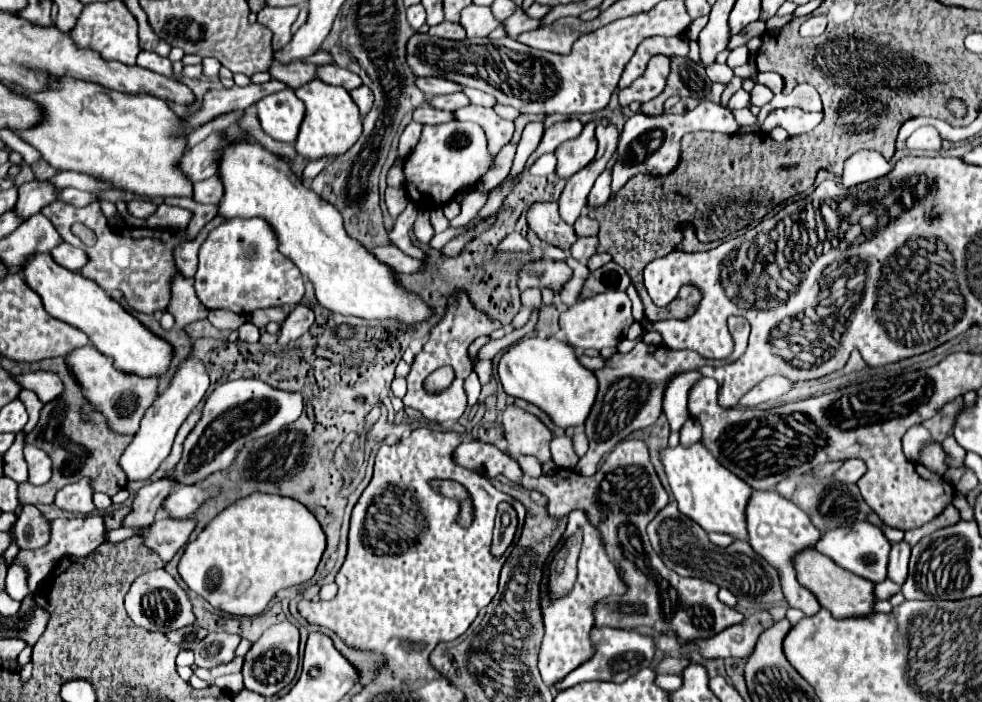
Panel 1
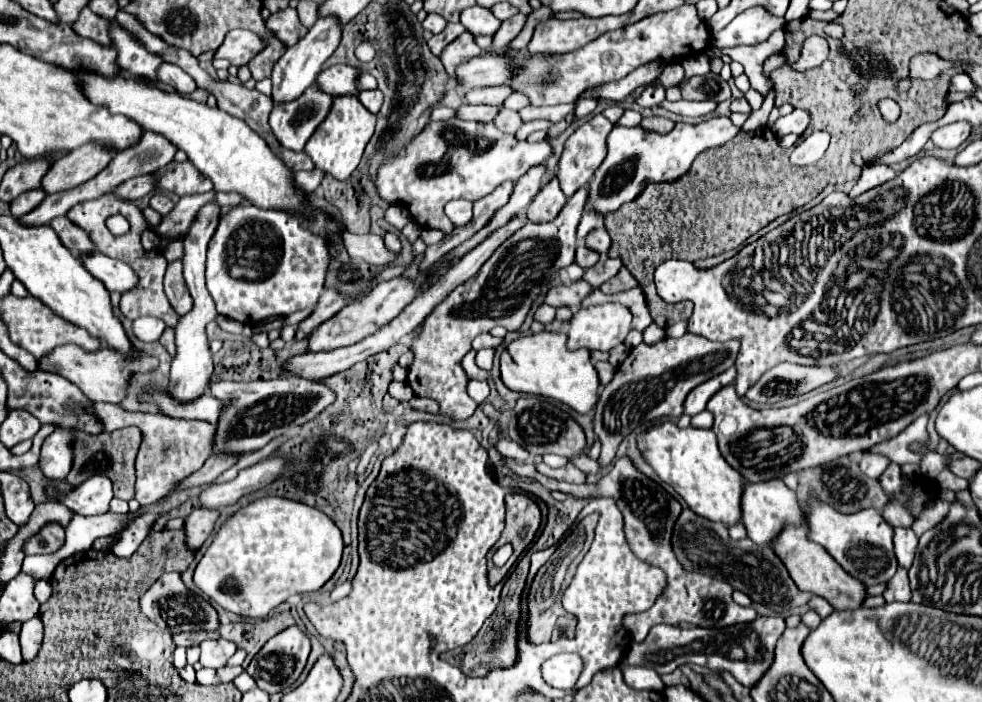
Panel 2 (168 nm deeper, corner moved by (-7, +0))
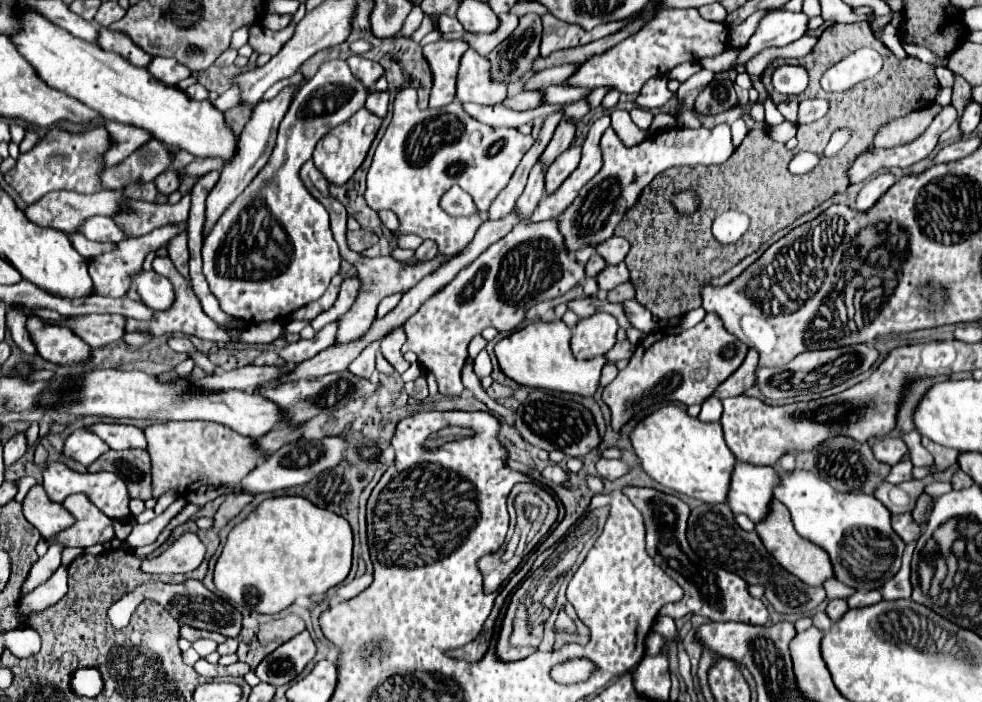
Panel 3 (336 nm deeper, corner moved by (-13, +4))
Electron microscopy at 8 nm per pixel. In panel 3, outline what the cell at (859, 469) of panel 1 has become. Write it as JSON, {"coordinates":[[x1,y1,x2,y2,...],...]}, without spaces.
{"coordinates":[[883,436,883,438,877,438,873,442,873,452,875,452,877,460,881,460,889,466,895,466,901,460,901,456,907,452,907,446,901,438]]}

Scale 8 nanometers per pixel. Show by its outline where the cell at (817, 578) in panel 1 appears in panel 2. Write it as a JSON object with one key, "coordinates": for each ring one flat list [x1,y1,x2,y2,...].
{"coordinates":[[789,526,787,530,783,530,779,534,779,540,775,540,773,548,775,548,775,554,781,556,793,582,801,590,825,598,835,610,853,610,853,608,863,606,863,600,867,598,865,586,857,578,847,576,847,572,839,566,839,562,823,546,809,540,809,530,805,526,803,528]]}

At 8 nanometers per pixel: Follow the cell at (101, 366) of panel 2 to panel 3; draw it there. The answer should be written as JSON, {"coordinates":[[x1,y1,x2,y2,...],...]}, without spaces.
{"coordinates":[[27,316,25,328,29,330,29,338,35,344,39,356,53,364,73,364,89,358,89,346,69,332,67,326,57,326,41,320,39,316]]}

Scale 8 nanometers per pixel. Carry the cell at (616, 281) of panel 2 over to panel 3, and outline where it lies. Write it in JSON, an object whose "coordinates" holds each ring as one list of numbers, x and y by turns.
{"coordinates":[[625,282,625,284,621,284,619,288,613,288,607,294,609,302,627,302,627,300,633,300,633,298,635,298,635,292,633,292,633,284,631,282]]}

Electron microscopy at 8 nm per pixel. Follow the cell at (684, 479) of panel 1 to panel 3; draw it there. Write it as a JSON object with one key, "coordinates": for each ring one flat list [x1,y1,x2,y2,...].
{"coordinates":[[673,402,647,414,631,430,629,440,643,462,643,470,655,482,701,502,725,502,735,456,723,440,719,422,701,422,691,418,683,404]]}

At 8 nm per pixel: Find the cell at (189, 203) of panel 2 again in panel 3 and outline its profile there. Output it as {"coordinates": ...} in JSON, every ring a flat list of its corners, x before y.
{"coordinates":[[179,224,177,228,173,226,165,226,165,228,157,228,145,236,139,238,127,238,117,242,117,248,111,252,103,252,99,256,89,258,89,276,93,280,93,294,99,296,111,296,111,298,123,298,127,294,127,290,131,288,131,276,141,272,141,264,145,260,145,256,161,246,167,244,167,240,171,240,173,236,177,236,181,230,185,230,185,224]]}

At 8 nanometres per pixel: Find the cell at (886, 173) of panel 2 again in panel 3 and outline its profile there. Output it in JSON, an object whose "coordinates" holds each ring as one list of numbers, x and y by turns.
{"coordinates":[[881,174,873,180,869,180,863,190,859,192,857,196,857,204,855,204,855,210,859,212,867,212,869,208,873,208,877,204,877,200,897,182,897,178,893,174]]}

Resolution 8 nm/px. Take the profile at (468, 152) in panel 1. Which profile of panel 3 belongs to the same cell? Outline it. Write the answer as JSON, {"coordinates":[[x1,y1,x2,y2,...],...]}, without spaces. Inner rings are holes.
{"coordinates":[[405,88,395,96,391,124,375,150,373,164,367,174,365,200,373,210,391,210,397,214,399,228,393,232,393,236,417,234,423,240,433,240,439,248,439,254,453,256,453,254,461,252,473,240,477,228,481,226,479,212,489,210,491,200,495,200,499,190,505,188,505,184,509,182,517,164,521,162,523,154,531,146,533,146,533,136,523,136,521,132,517,132,513,128,491,128,487,124,481,124,463,110,459,100,455,100,443,108,437,108,437,110,431,110,431,108,419,110,419,106,415,102,415,90],[455,184,459,184,465,192,471,194,475,208,477,208,475,214,453,218,443,212,443,208,439,206,439,200]]}

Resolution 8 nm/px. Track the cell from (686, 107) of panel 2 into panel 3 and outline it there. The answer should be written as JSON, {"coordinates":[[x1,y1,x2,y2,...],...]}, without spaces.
{"coordinates":[[657,76,653,80,649,80,649,84,645,84,639,92,639,96,635,98,635,104,642,108,659,108,663,106,671,96,675,96,673,92,667,90,667,82,659,80]]}

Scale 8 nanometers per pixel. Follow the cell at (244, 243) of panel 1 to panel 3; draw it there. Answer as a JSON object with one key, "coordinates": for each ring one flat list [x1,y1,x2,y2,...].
{"coordinates":[[331,60,319,66,317,74,301,88,297,98,291,102,285,118,281,120,277,144,269,162,245,188,245,192,239,194,235,202,221,214,221,218,203,238,203,274,225,314,239,318,247,324,279,320,321,298,331,278,339,272,341,254,329,228,329,214,325,206,309,196,309,190,299,178,299,170,311,158,315,144,331,128,347,122,357,110,361,110,371,92,373,88,365,86,351,74,345,60]]}

